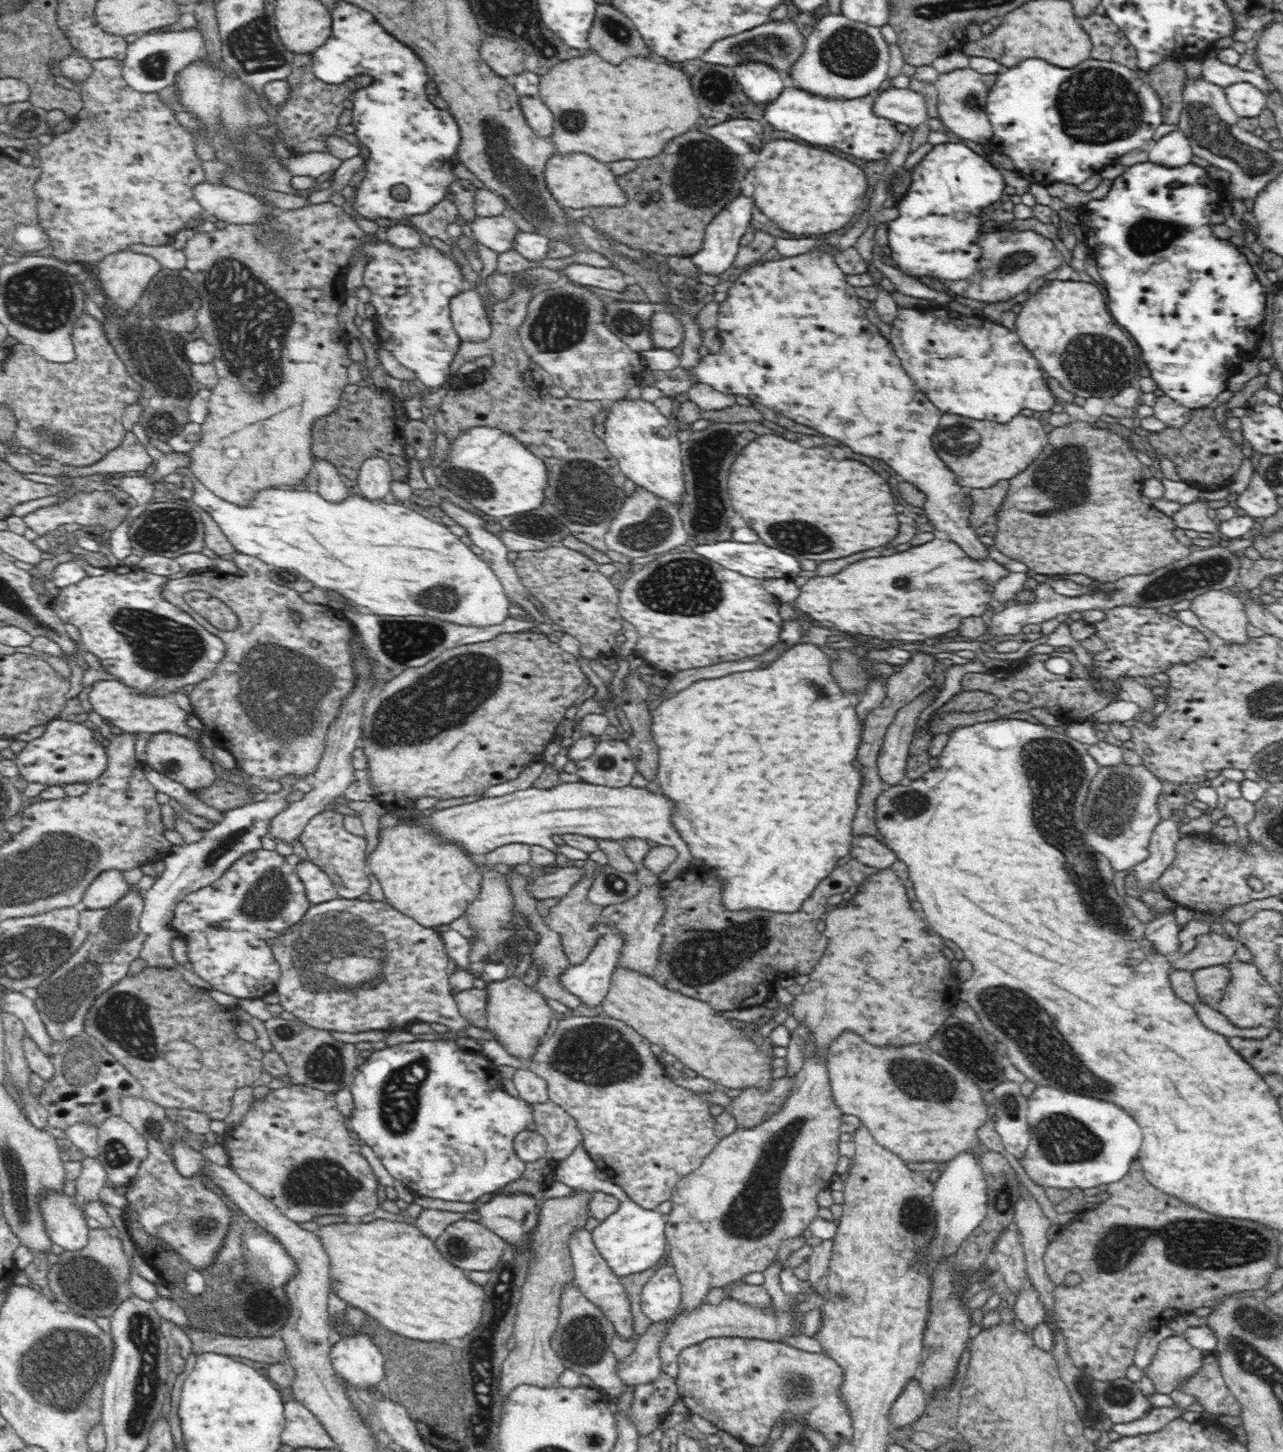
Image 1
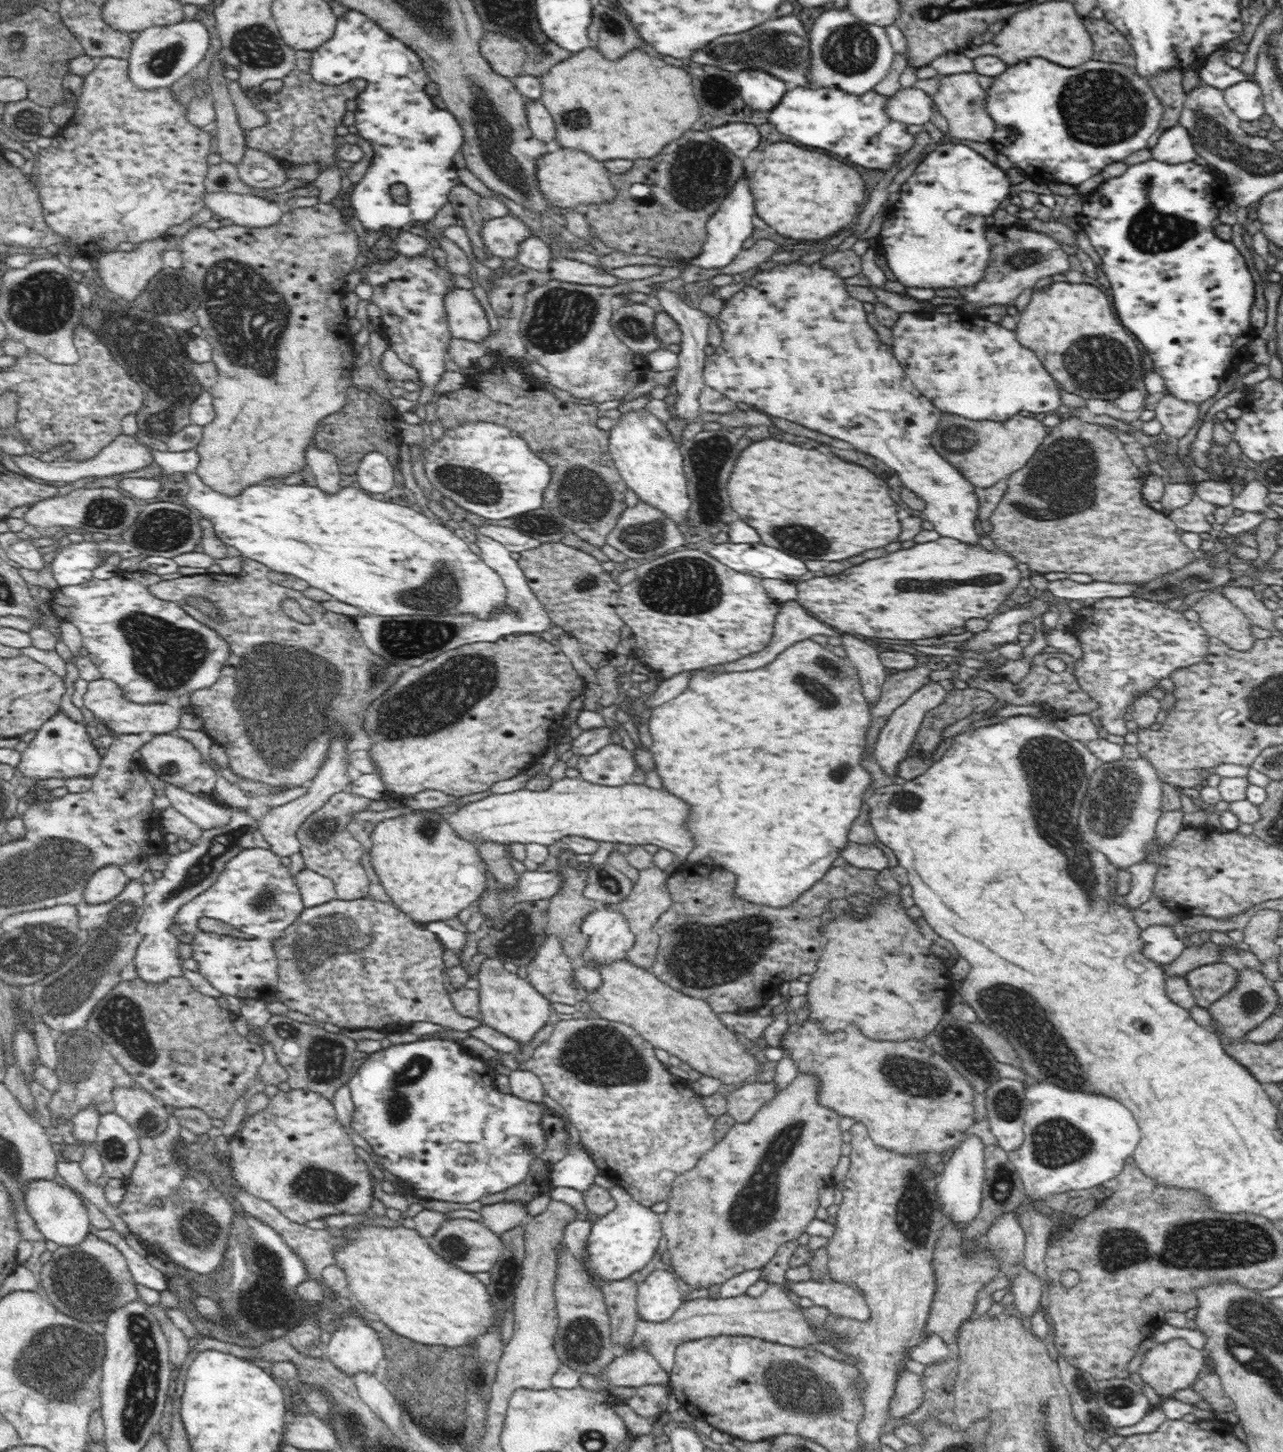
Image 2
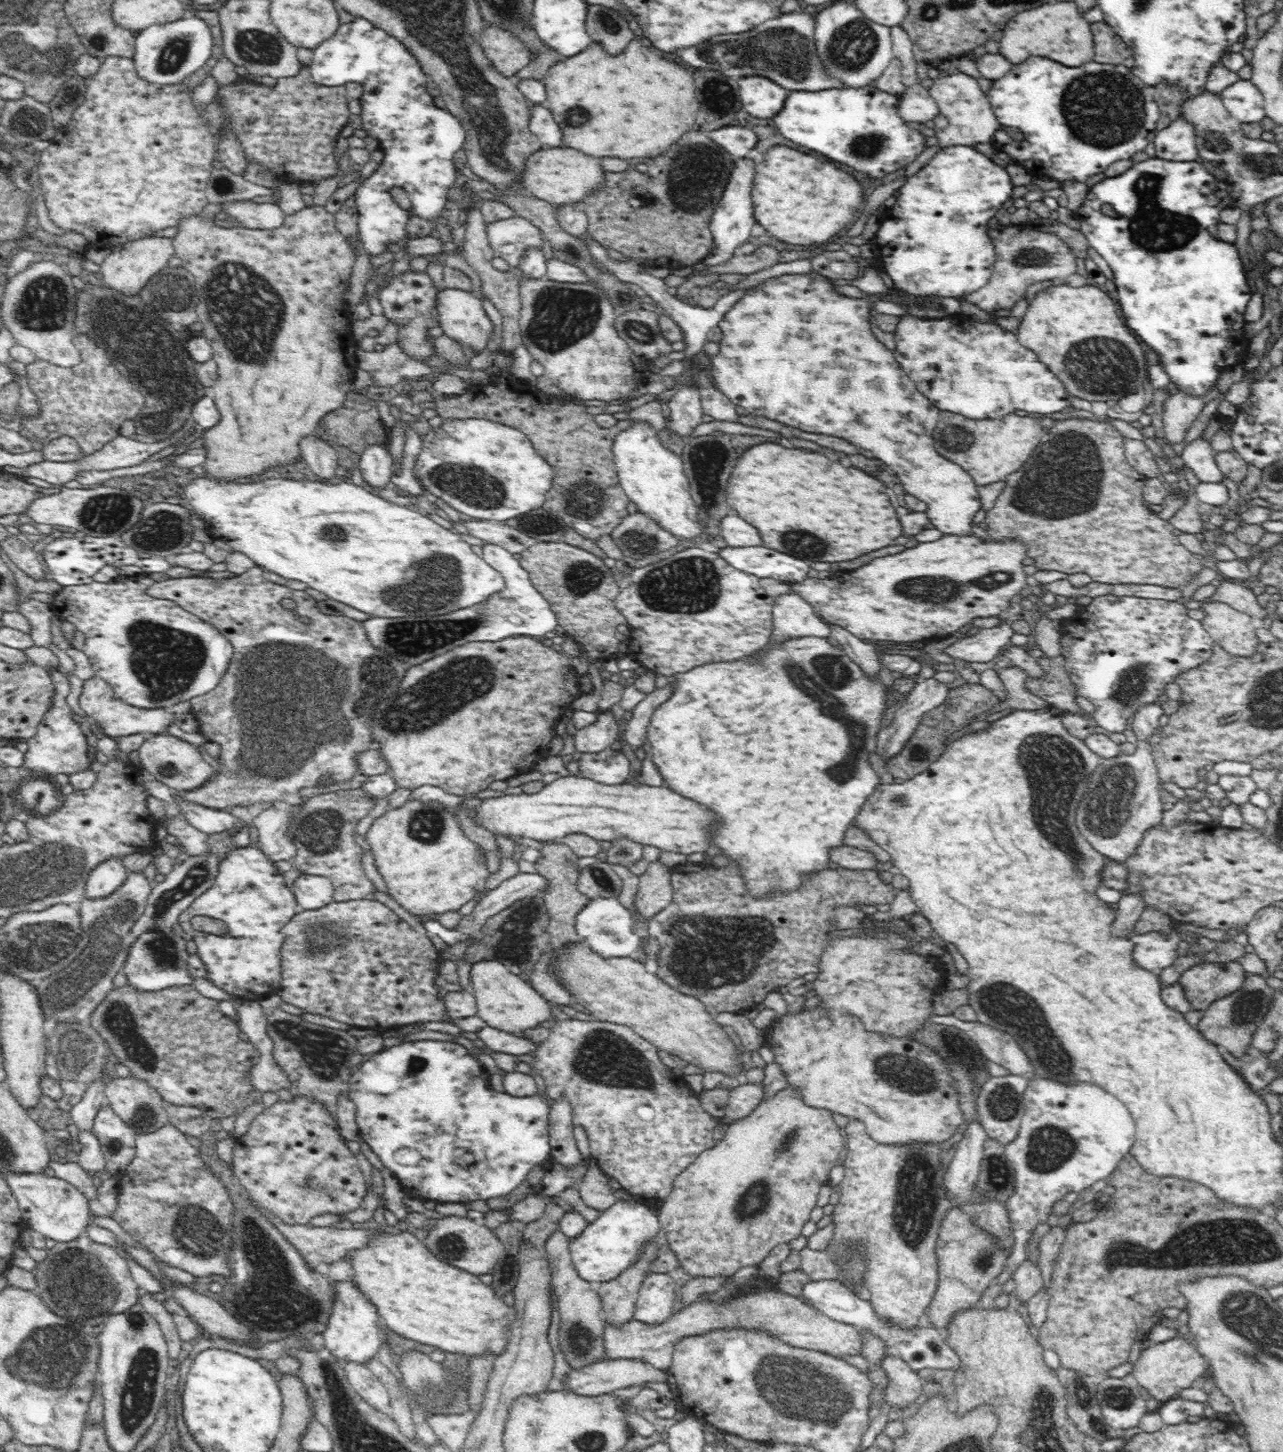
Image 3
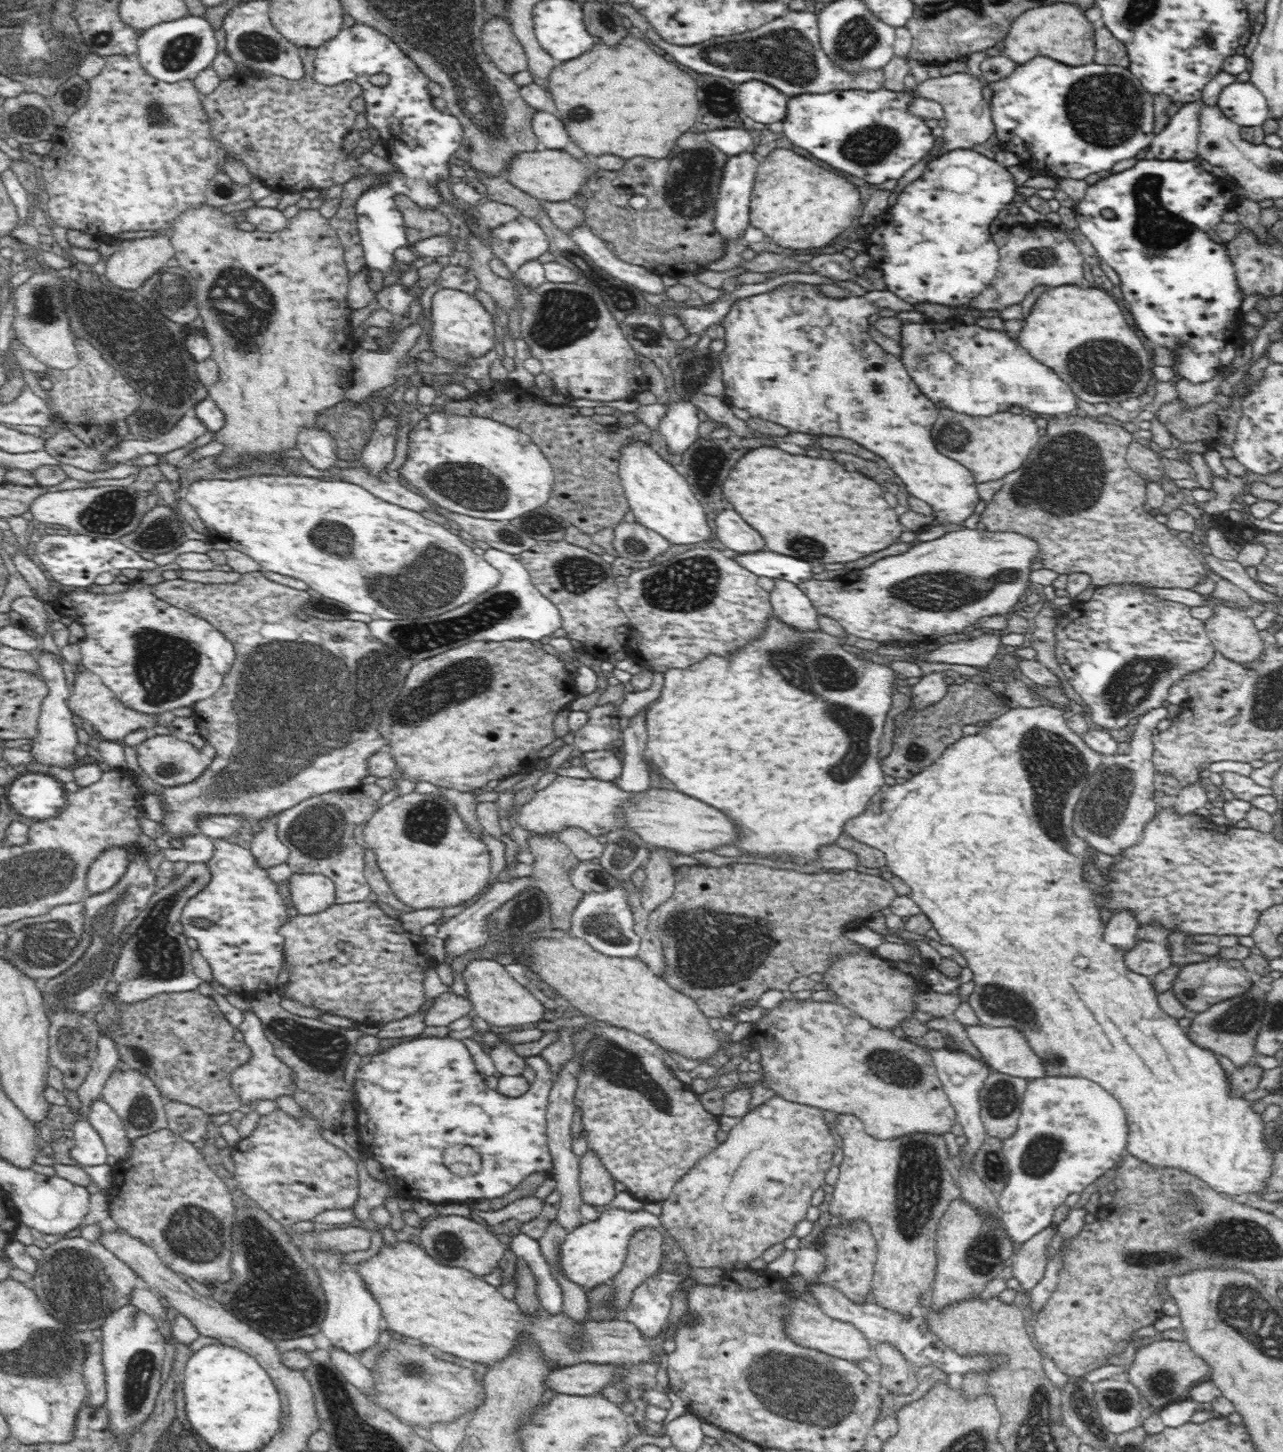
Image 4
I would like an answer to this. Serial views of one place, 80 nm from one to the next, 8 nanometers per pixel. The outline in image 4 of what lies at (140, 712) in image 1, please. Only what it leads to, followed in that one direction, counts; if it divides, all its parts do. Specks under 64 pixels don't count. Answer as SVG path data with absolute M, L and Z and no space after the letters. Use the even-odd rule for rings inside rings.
M72 665L72 667L76 675L76 682L74 692L66 700L67 706L71 709L74 718L90 722L102 739L120 742L127 734L141 729L153 730L158 726L157 715L142 714L136 710L131 710L114 699L114 694L96 674L90 673L83 665Z

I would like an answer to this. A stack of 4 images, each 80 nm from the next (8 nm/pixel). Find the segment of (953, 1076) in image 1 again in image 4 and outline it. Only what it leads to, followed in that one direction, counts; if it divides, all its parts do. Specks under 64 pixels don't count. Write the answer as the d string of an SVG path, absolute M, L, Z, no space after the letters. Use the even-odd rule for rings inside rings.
M811 998L805 1001L796 1001L796 999L785 999L775 1009L766 1009L766 1014L756 1020L756 1024L752 1024L750 1030L750 1042L754 1042L752 1048L761 1052L763 1059L760 1061L760 1079L767 1080L767 1085L780 1095L782 1098L798 1103L799 1105L808 1105L822 1110L831 1110L837 1114L852 1114L860 1119L865 1125L865 1132L877 1140L891 1140L898 1137L906 1137L914 1134L948 1134L952 1130L952 1126L957 1124L957 1116L944 1087L942 1081L938 1079L936 1067L932 1060L932 1055L923 1047L896 1037L892 1031L874 1028L867 1020L858 1016L854 1011L840 1003L832 1003L826 1001L812 1001Z

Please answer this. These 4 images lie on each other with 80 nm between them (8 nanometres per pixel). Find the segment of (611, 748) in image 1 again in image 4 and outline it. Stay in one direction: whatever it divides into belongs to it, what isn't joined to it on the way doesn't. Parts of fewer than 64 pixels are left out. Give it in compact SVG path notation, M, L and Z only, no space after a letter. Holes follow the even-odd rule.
M594 750L583 752L581 764L594 779L612 782L618 781L622 776L622 759L620 754L607 750Z

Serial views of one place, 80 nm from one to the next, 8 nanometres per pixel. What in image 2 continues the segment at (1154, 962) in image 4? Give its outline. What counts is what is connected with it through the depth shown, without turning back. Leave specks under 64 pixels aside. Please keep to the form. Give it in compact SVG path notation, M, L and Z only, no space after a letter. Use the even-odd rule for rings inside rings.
M1148 926L1141 933L1141 939L1144 941L1142 955L1162 966L1169 965L1178 958L1185 948L1182 941L1174 934L1172 926Z

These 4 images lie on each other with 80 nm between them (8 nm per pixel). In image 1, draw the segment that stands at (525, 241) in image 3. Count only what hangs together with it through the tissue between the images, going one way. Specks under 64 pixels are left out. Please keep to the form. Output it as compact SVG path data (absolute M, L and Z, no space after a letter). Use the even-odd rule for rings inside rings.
M506 213L498 217L484 218L478 216L478 218L474 218L474 220L470 221L469 224L470 226L465 227L465 229L469 233L473 242L479 242L498 254L514 250L514 240L516 240L516 234L520 232L520 229Z

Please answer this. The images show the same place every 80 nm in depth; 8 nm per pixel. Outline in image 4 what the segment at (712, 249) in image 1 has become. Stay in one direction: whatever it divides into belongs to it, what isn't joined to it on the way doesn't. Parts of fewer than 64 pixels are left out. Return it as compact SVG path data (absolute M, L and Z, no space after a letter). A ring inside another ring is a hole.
M752 148L749 151L742 152L742 154L729 157L721 179L718 201L715 203L715 215L713 216L713 221L715 230L718 231L718 235L722 236L724 242L737 242L737 239L742 237L746 233L748 227L751 226L750 204L753 196L752 186L754 186L754 178L756 178L756 168L758 168L758 162L756 162L756 158L754 158L750 152L752 152Z

